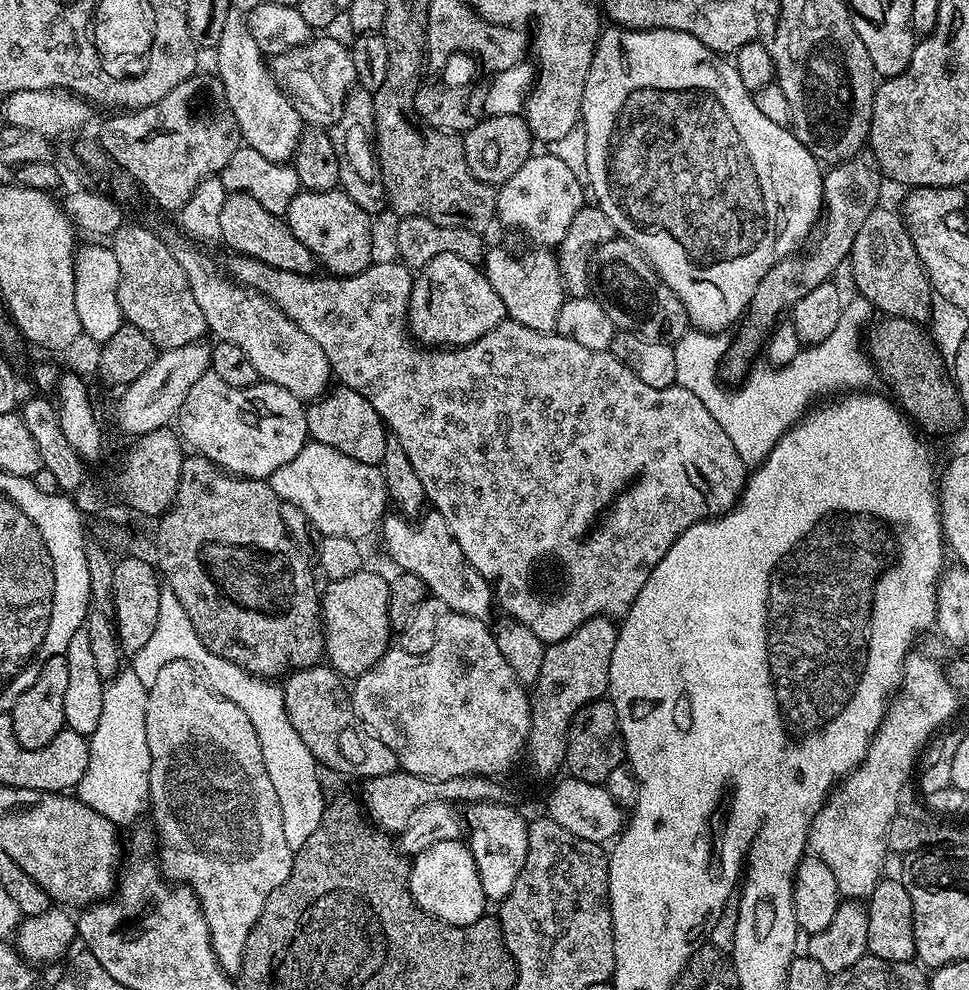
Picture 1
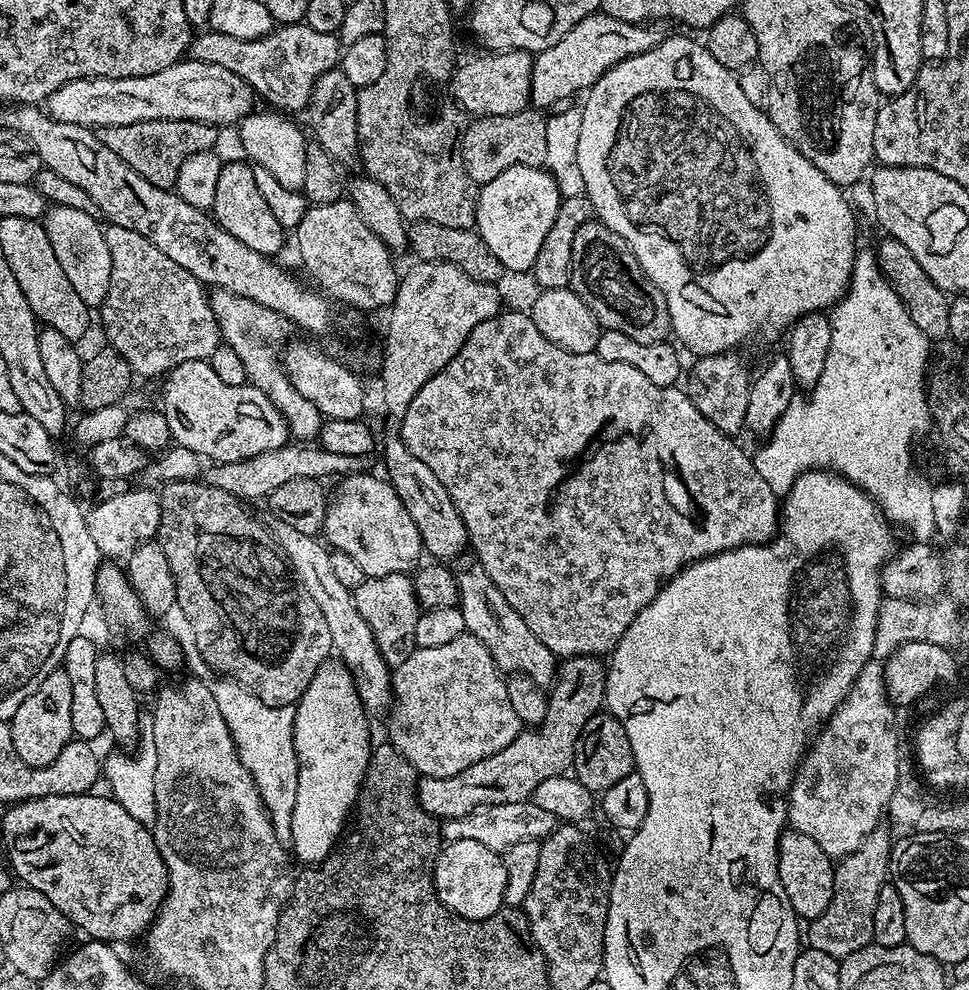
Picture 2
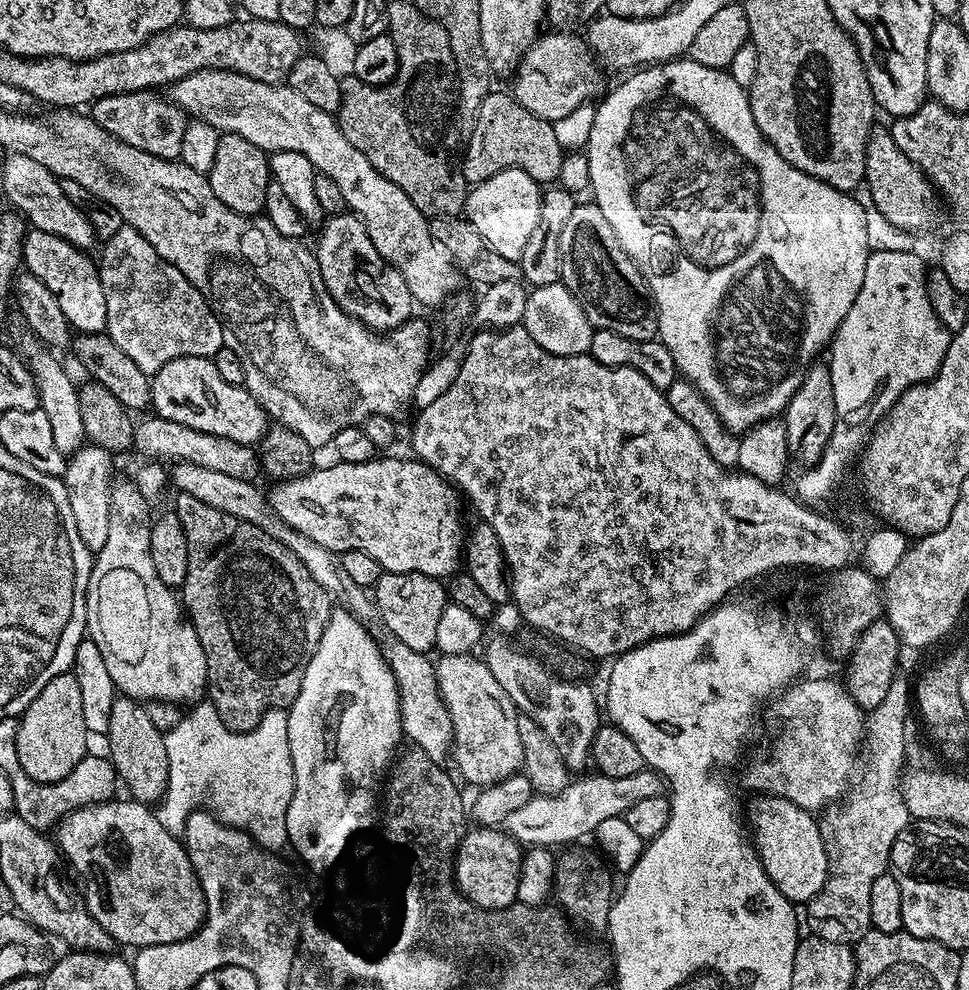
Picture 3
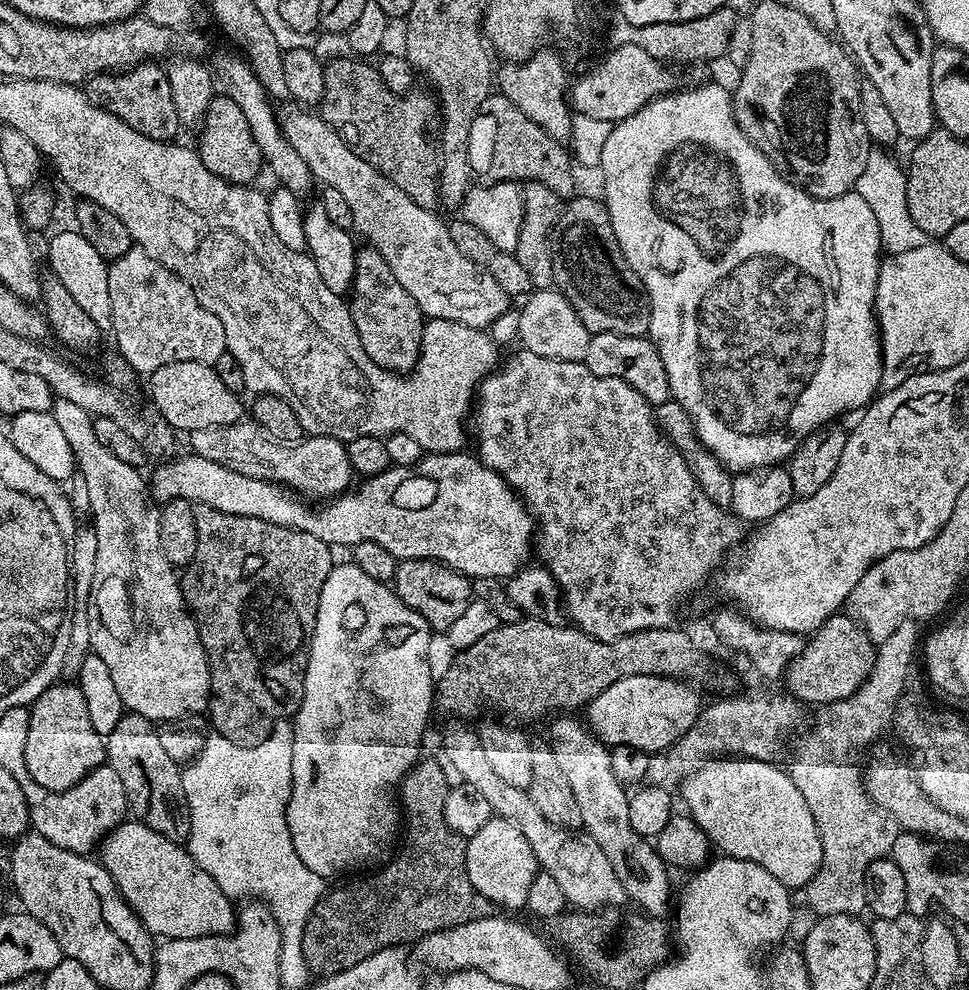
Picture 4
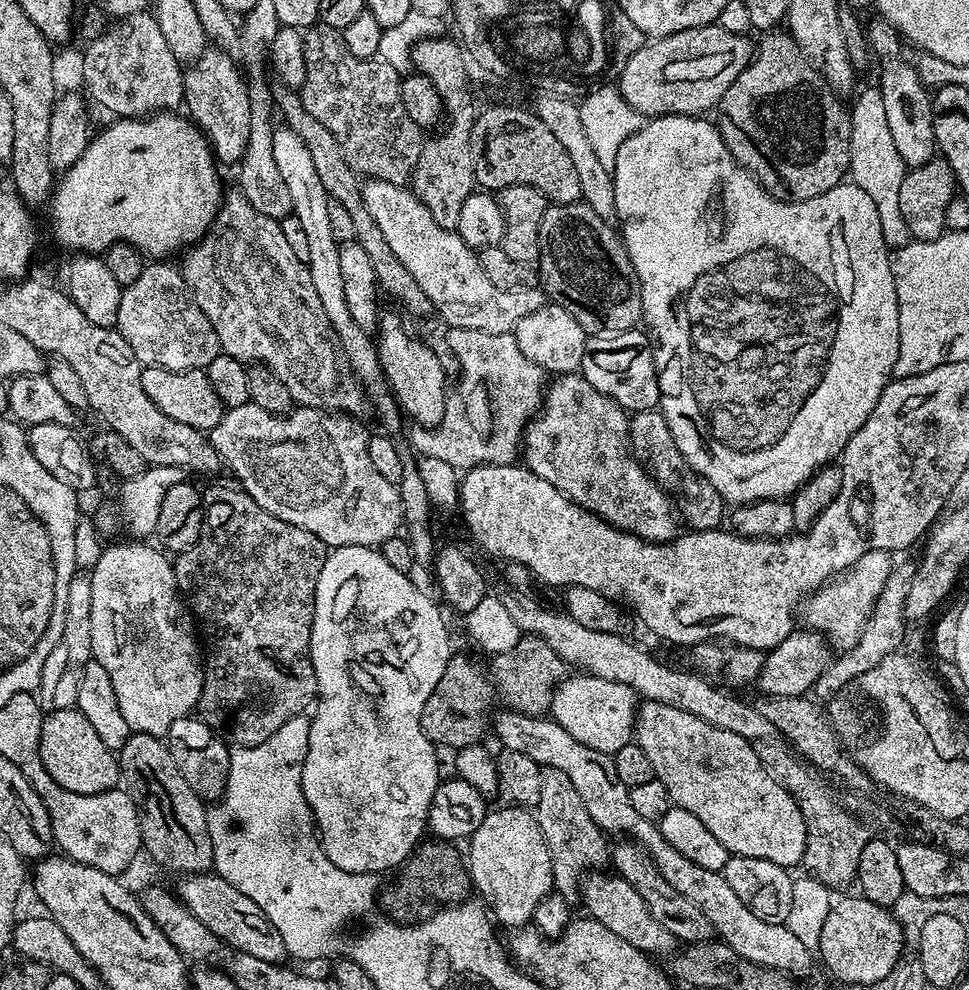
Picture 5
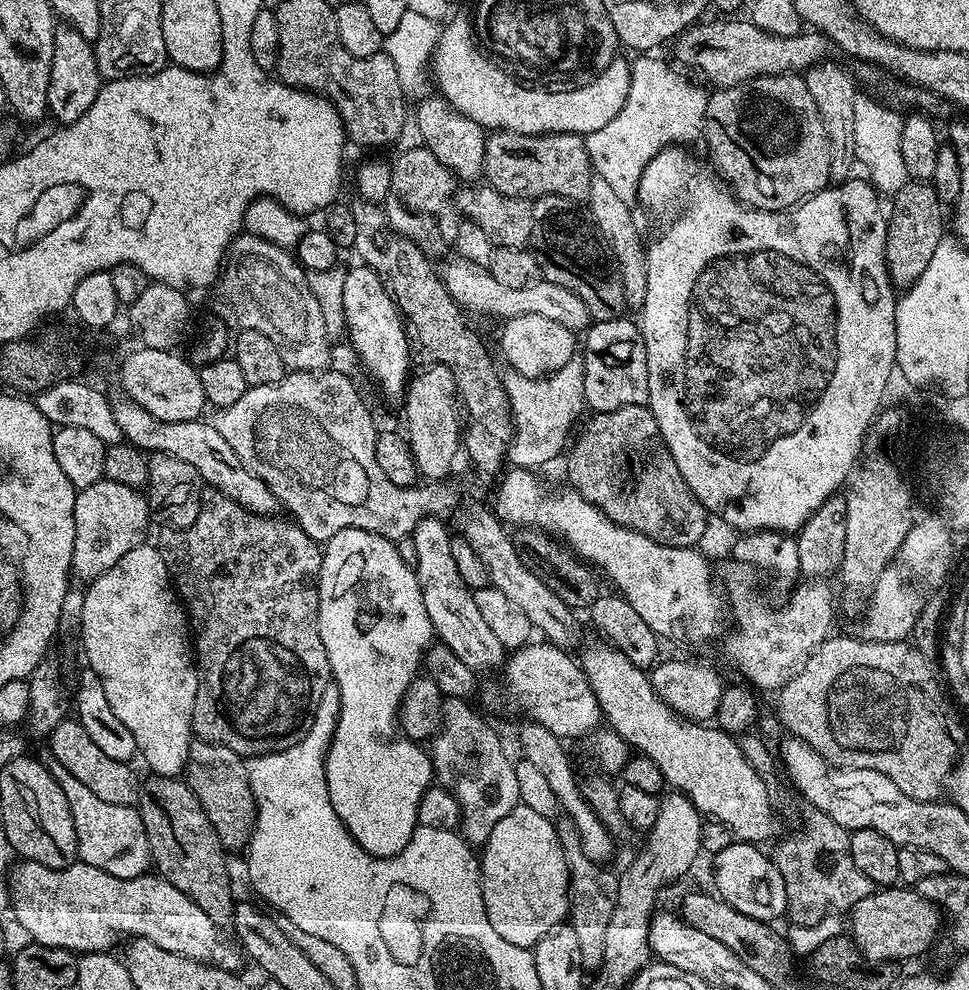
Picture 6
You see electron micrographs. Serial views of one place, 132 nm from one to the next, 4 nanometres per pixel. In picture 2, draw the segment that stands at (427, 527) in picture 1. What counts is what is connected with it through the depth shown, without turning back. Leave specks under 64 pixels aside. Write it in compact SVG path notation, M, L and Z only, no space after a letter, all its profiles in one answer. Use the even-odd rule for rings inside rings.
M472 562L472 565L457 575L457 584L460 587L459 609L464 619L464 631L469 636L478 638L490 650L497 669L504 674L520 674L531 677L539 688L547 689L555 681L558 667L558 657L543 644L522 622L522 614L506 602L502 590L494 586L490 574L480 563Z

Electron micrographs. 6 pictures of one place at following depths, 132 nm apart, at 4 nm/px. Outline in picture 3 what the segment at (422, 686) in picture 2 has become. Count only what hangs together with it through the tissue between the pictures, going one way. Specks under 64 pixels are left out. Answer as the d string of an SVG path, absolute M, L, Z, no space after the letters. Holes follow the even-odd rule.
M475 655L440 656L435 666L440 696L452 719L455 771L458 776L460 771L459 779L465 785L489 786L517 775L524 767L524 751L518 734L518 713L510 694L498 686L483 659Z

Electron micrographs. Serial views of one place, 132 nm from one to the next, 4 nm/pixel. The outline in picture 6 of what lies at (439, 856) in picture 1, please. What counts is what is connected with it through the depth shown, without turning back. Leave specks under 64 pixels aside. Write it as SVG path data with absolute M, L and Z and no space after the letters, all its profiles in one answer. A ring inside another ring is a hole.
M517 804L514 810L510 810L510 814L506 814L506 818L498 821L494 830L490 830L490 838L486 838L479 857L486 918L490 918L490 926L494 926L494 930L498 930L499 936L506 938L506 942L535 949L543 936L568 920L568 859L564 857L556 825L549 817L530 810L530 806Z

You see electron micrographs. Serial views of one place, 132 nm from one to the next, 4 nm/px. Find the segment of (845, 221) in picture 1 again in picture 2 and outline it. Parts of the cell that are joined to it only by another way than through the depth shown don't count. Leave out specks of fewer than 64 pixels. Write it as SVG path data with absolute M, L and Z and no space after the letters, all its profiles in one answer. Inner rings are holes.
M735 351L723 352L717 356L702 356L693 359L692 369L686 372L686 391L688 397L698 406L699 412L710 418L722 434L736 438L745 431L746 402L748 391L752 389L753 377L748 376L748 364Z

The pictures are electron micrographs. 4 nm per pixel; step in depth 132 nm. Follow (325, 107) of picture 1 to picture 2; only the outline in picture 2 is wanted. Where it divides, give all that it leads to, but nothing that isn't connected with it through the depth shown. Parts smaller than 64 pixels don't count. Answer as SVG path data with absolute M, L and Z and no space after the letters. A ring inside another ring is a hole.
M298 23L298 24L285 24L283 26L277 27L269 36L263 36L262 38L254 38L253 40L247 40L246 38L230 38L230 34L218 34L217 32L213 32L211 30L204 30L201 34L193 35L192 37L192 45L189 46L187 55L191 57L193 60L197 60L198 62L206 62L207 64L213 64L214 66L223 66L225 70L230 70L230 74L238 74L238 78L242 78L247 82L250 87L252 87L253 93L257 97L260 96L264 100L269 100L269 105L272 105L275 109L283 110L288 114L296 114L292 112L300 112L303 113L305 109L308 107L308 103L310 102L310 98L312 97L312 91L314 90L314 86L318 82L318 78L322 78L322 74L326 74L332 68L337 67L340 62L340 57L342 55L342 45L340 43L340 37L337 33L331 32L330 34L322 34L322 30L314 30L311 26L306 23Z

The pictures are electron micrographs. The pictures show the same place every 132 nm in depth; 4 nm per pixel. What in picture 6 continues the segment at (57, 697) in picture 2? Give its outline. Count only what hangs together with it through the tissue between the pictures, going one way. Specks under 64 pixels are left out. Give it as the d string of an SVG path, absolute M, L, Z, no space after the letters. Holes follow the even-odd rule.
M66 718L61 724L54 726L51 736L47 737L46 744L52 751L51 759L61 764L70 774L74 774L74 778L78 778L78 782L82 782L82 786L88 787L94 794L94 798L102 798L102 802L114 802L114 806L127 808L133 807L139 801L142 780L141 777L136 777L136 772L132 769L133 765L114 762L114 758L108 757L90 739L90 734L86 734L79 720Z

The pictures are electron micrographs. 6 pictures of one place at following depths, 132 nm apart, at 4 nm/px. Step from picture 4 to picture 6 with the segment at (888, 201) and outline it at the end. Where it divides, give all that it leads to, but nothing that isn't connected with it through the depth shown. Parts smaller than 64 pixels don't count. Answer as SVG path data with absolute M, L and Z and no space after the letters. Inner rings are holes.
M857 91L854 98L854 150L856 151L855 159L864 163L864 168L867 179L870 181L873 188L881 194L895 194L902 190L902 186L909 183L908 175L906 174L906 165L902 159L902 126L904 121L901 113L896 113L895 107L889 106L887 103L879 104L875 100L875 95L869 94L867 91Z

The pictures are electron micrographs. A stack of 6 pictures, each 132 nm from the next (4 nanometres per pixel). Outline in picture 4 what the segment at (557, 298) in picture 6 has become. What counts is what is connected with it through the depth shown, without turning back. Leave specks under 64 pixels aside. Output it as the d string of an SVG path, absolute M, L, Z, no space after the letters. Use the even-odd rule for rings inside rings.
M291 106L285 112L279 113L280 129L287 136L289 142L302 154L302 162L310 166L313 177L321 180L321 185L340 191L346 197L346 203L350 205L350 211L354 214L354 228L357 233L365 236L367 243L389 263L390 270L394 272L398 282L402 282L406 294L418 302L420 311L425 317L437 320L446 318L454 322L462 322L471 328L481 330L491 329L491 324L507 310L510 304L510 297L486 274L486 270L479 268L466 254L454 246L454 242L448 233L448 224L440 221L433 209L418 206L390 178L386 178L370 162L366 162L349 144L346 144L342 137L324 121L323 116L304 106Z

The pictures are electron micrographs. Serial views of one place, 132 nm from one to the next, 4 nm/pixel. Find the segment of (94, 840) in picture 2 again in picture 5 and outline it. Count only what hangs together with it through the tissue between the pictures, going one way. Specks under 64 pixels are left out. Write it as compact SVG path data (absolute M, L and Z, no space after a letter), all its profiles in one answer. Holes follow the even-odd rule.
M215 874L184 876L181 881L178 887L180 901L188 907L190 914L194 914L194 918L198 918L198 922L206 926L206 930L218 937L221 944L238 952L254 954L254 958L262 958L262 962L279 964L285 959L282 934L274 930L262 910L258 910L258 906L254 906L254 902L250 902L242 890L230 886L226 878Z

